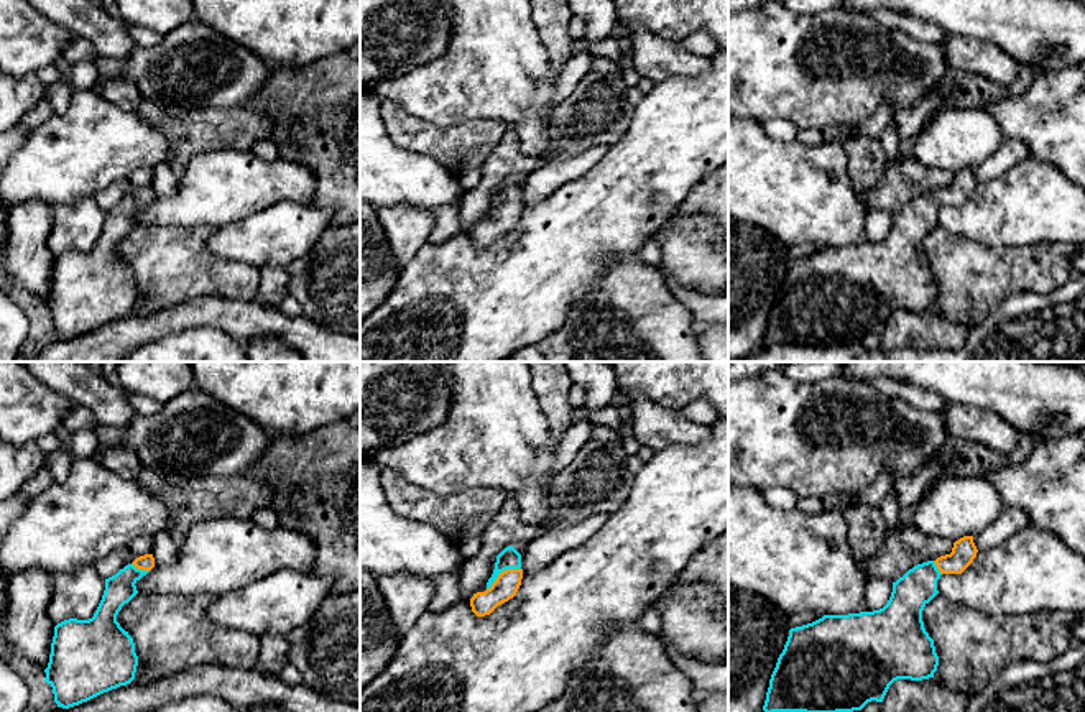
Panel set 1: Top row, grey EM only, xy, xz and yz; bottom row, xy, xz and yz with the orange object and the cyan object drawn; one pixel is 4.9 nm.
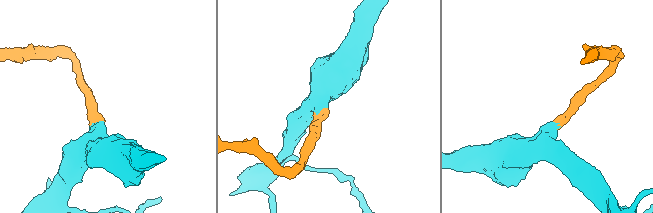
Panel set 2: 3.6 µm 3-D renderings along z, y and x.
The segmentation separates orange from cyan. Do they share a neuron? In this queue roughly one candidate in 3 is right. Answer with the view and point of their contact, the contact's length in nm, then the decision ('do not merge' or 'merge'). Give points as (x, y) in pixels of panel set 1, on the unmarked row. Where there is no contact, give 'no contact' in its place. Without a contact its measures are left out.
meets orange in xz at (502, 204); contact 200 nm long; merge

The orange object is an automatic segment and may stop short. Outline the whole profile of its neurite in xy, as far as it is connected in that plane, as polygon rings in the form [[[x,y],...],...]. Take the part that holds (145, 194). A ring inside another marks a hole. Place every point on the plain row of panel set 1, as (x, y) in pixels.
[[[153,186],[136,189],[105,210],[102,232],[92,250],[69,250],[54,258],[44,312],[53,319],[58,339],[79,337],[135,311],[135,275],[117,247],[138,225],[135,215],[153,199]]]

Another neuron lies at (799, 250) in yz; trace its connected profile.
[[[804,242],[797,245],[784,245],[791,260],[802,258],[822,250],[822,245]]]

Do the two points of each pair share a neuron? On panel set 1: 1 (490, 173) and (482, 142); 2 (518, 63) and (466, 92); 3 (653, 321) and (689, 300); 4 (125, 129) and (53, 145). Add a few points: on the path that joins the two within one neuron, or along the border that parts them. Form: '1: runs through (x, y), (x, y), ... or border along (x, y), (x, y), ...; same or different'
1: border along (508, 129), (480, 168); different
2: runs through (505, 66), (492, 69), (479, 79); same
3: border along (668, 288), (697, 323); different
4: runs through (107, 143), (71, 145); same

